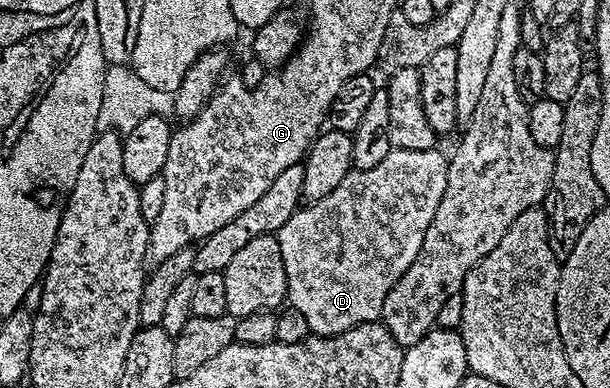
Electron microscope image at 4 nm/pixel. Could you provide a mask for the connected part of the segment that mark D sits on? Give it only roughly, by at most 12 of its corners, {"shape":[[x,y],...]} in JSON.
{"shape":[[449,158],[352,168],[277,237],[312,335],[382,319]]}

